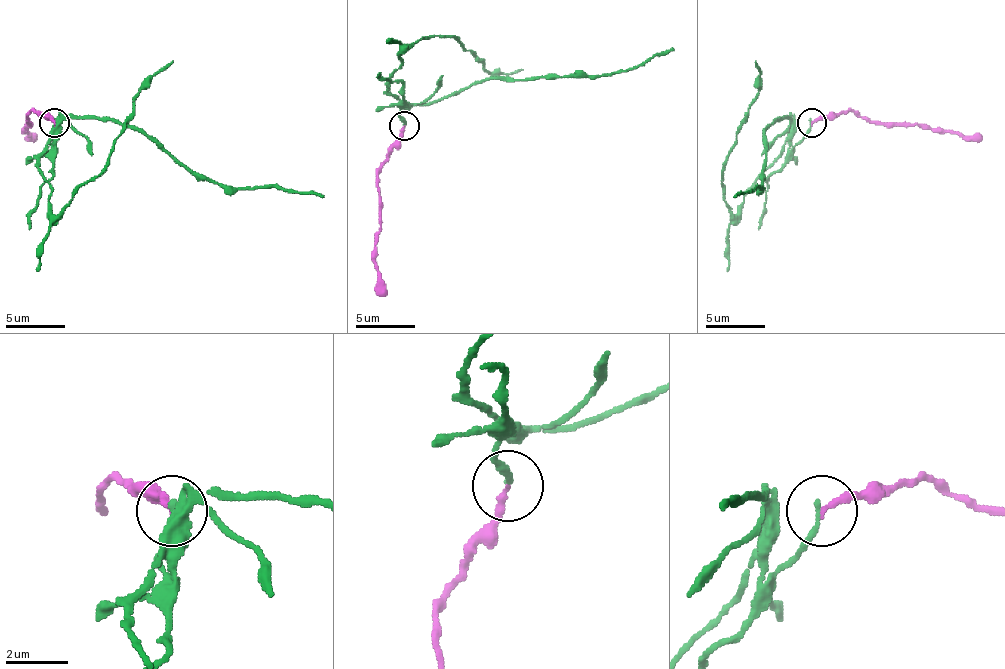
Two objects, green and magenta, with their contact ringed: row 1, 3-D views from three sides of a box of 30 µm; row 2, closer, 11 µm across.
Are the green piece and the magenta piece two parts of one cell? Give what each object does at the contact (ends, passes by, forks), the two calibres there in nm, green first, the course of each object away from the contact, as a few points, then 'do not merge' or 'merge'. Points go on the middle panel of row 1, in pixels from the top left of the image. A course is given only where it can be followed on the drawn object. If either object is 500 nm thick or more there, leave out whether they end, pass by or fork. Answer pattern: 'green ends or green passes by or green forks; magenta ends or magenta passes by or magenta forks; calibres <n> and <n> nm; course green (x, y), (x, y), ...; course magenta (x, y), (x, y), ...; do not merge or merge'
green ends; magenta ends; calibres 180 and 200 nm; course green (405, 123), (399, 109), (402, 106), (458, 94), (494, 79), (535, 79), (633, 70), (674, 49); course magenta (405, 126), (378, 174), (375, 268), (387, 295); do not merge

